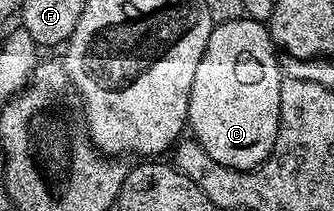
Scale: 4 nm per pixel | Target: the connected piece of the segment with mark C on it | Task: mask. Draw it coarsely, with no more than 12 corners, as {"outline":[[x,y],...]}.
{"outline":[[216,25],[187,128],[257,168],[277,141],[283,68],[266,25]]}

